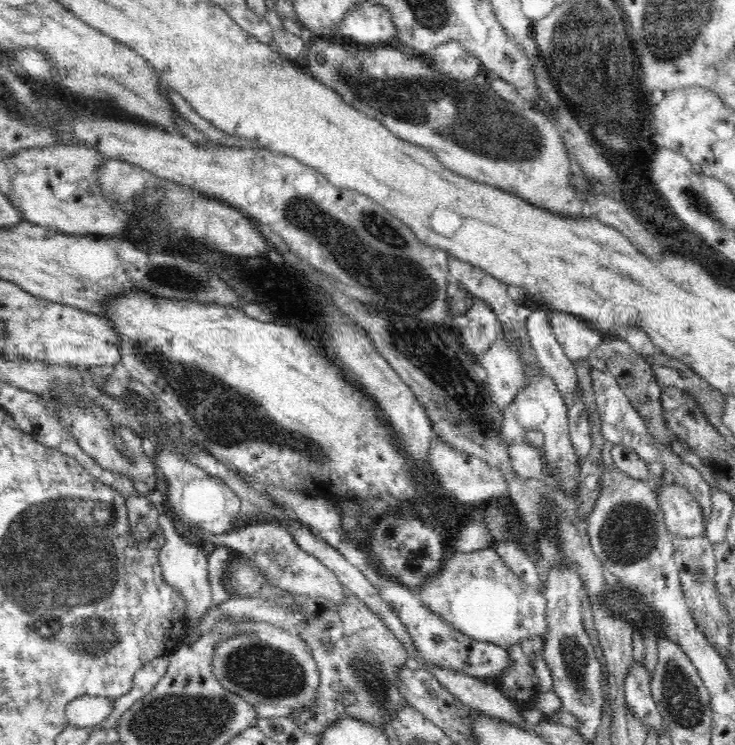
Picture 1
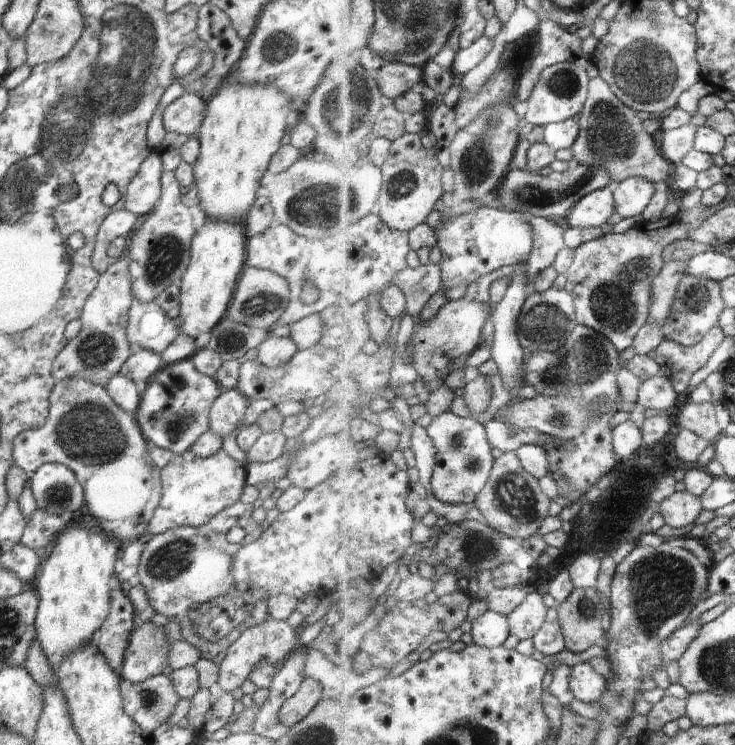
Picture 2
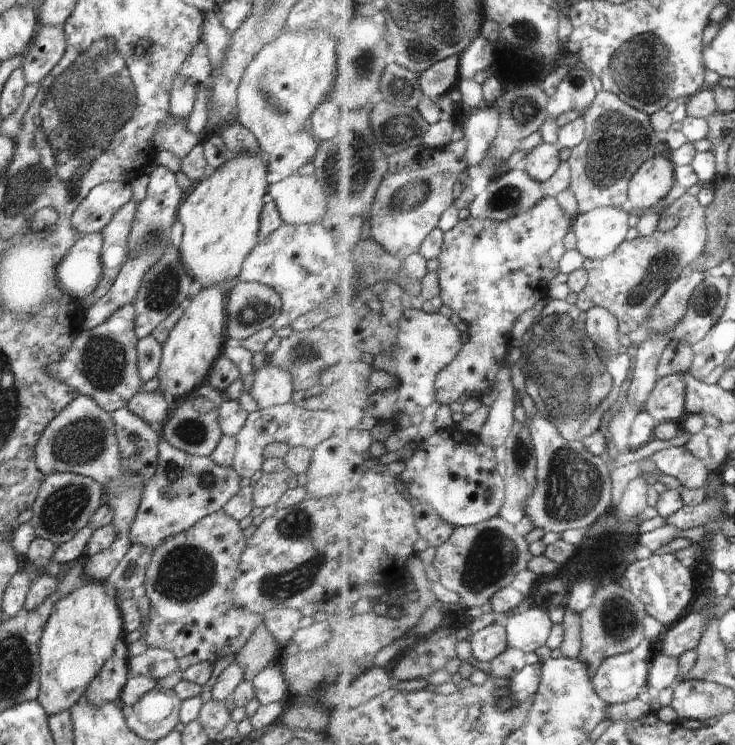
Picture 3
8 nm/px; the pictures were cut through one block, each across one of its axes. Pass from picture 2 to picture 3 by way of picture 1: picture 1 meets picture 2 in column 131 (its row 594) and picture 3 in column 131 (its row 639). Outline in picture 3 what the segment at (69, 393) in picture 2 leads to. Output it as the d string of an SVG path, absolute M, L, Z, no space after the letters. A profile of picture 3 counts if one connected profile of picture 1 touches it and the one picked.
M78 393L73 400L46 426L41 435L40 441L35 446L35 464L37 470L42 475L52 475L55 473L73 473L92 478L104 490L104 504L112 512L112 525L117 531L114 543L107 550L100 551L92 557L86 558L83 572L90 580L102 581L106 583L109 575L116 569L118 562L128 553L131 546L129 538L131 525L138 513L142 492L145 490L145 480L138 474L125 473L122 469L121 451L115 434L115 423L110 413L103 410L91 397Z

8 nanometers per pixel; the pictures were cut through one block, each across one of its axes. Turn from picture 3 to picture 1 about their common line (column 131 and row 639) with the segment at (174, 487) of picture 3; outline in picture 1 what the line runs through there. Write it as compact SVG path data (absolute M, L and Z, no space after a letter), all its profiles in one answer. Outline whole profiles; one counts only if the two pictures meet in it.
M531 637L523 642L513 644L508 650L510 665L507 670L493 680L503 696L510 700L518 711L534 707L536 700L536 680L530 660L543 652L545 638Z

